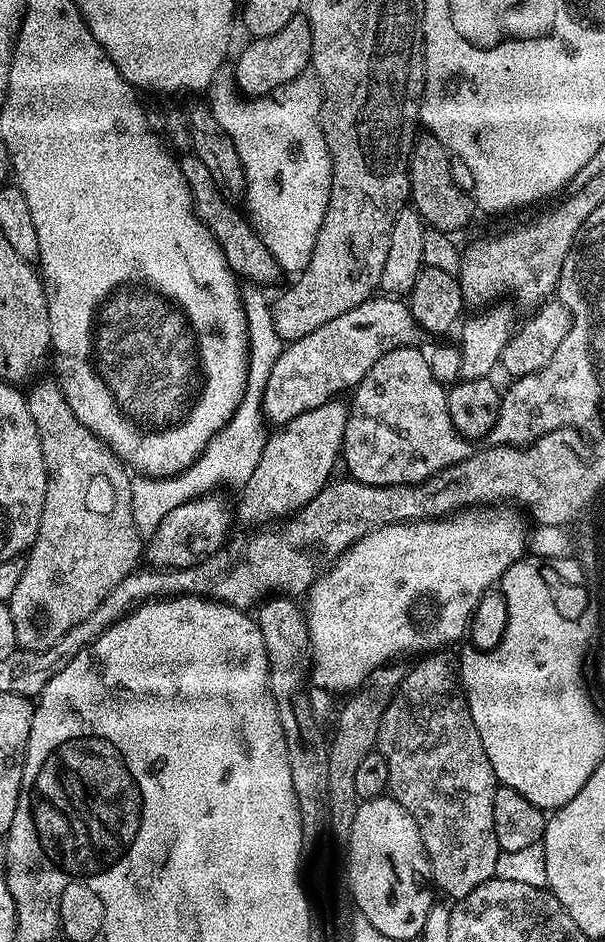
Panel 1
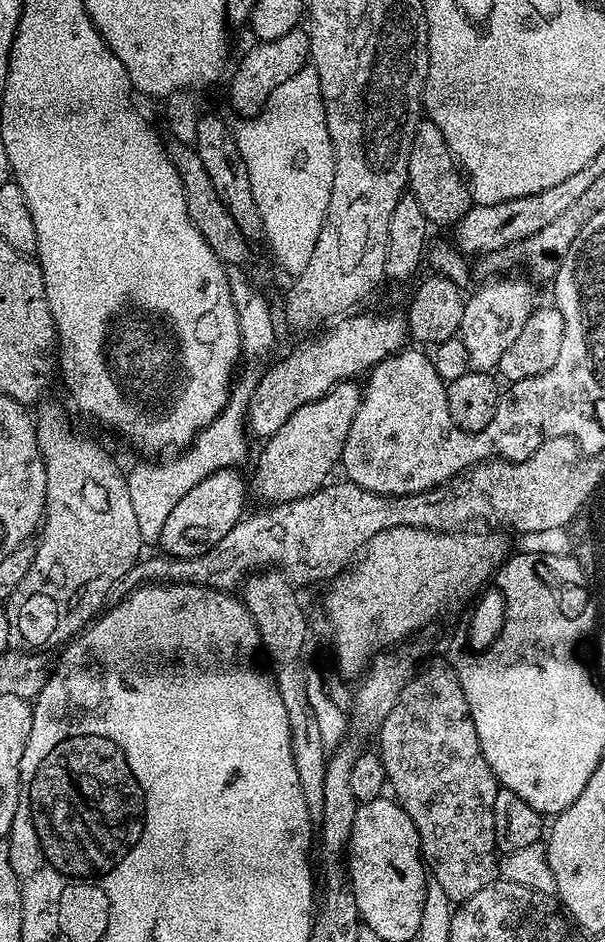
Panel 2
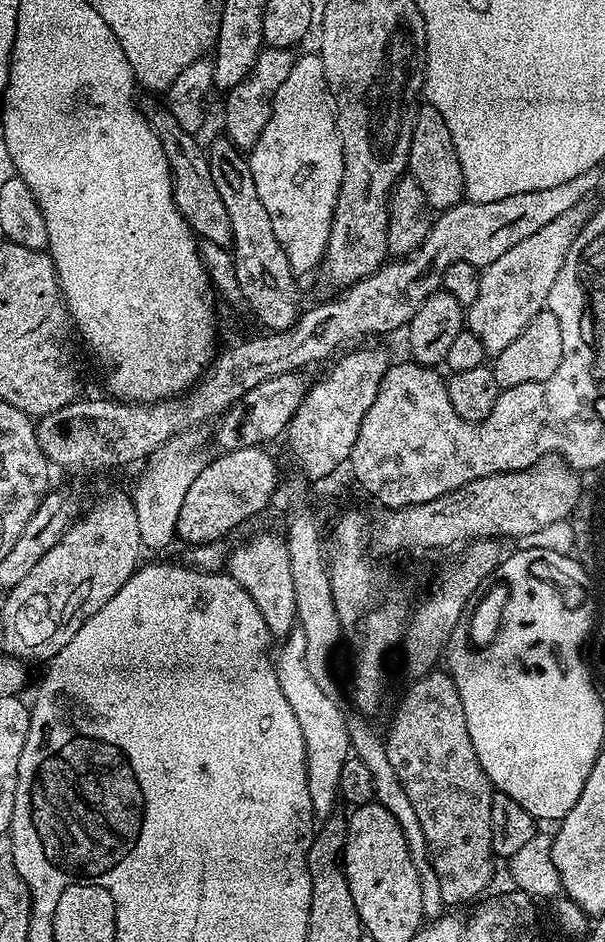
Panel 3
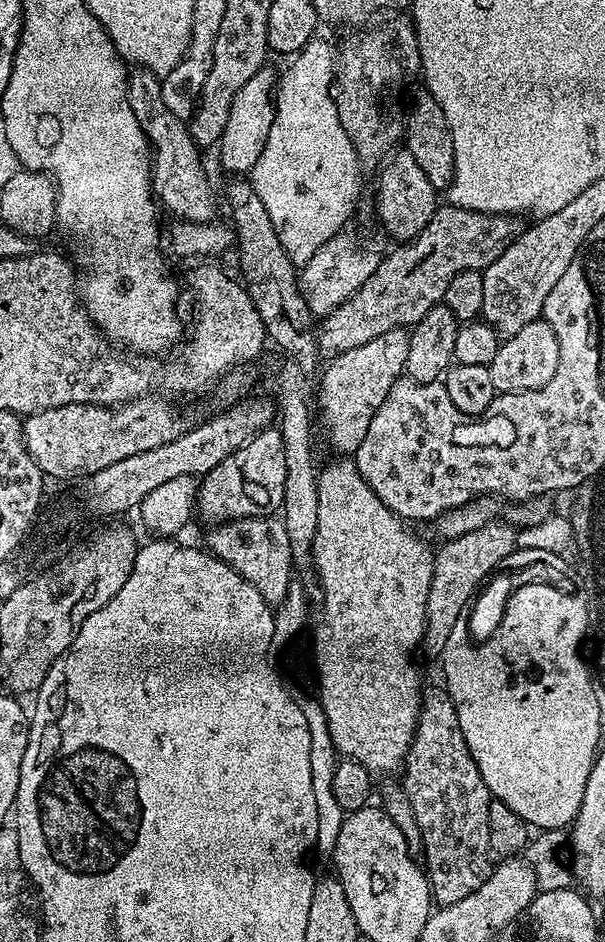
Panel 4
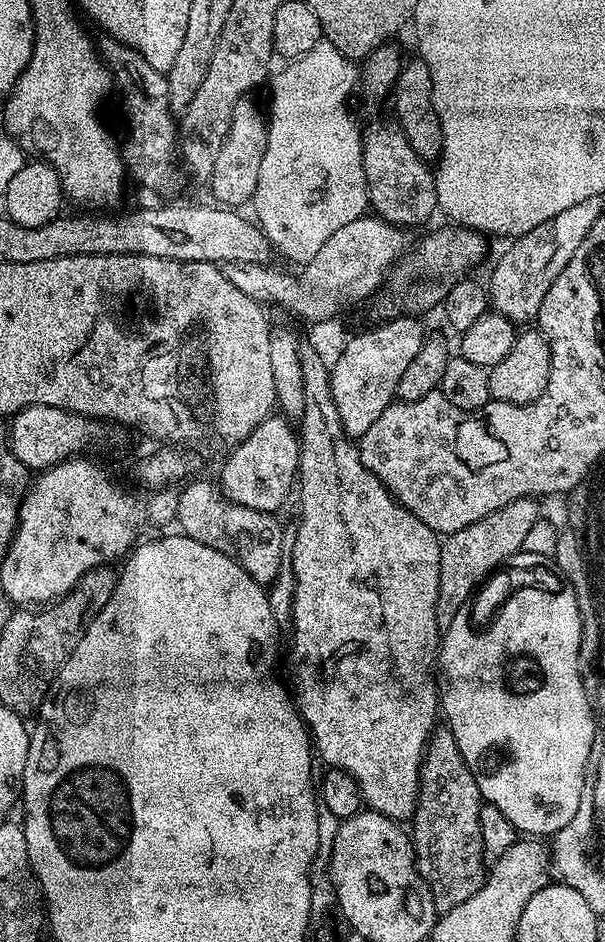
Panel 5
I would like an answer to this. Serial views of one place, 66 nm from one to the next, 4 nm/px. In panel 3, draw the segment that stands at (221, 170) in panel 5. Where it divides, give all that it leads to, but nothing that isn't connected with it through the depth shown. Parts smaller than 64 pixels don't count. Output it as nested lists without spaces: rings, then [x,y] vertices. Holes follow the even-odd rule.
[[[265,47],[258,54],[258,58],[254,62],[254,66],[246,74],[246,78],[242,78],[242,82],[238,82],[238,86],[227,89],[224,100],[224,128],[229,140],[241,150],[250,150],[253,148],[260,137],[260,131],[266,126],[266,122],[272,113],[272,99],[278,90],[278,86],[282,86],[282,82],[286,82],[286,78],[290,78],[290,70],[294,63],[293,53],[286,48],[270,48]]]

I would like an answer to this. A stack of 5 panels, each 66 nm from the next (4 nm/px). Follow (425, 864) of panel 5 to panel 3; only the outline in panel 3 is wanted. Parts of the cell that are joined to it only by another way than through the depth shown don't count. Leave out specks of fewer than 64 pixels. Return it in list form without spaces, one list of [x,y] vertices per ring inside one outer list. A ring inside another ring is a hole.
[[[433,670],[426,678],[413,680],[407,685],[408,693],[400,700],[396,713],[392,716],[392,725],[388,728],[388,736],[384,740],[386,754],[390,758],[390,766],[394,766],[394,774],[398,774],[398,782],[402,782],[402,790],[406,790],[414,814],[418,814],[418,823],[422,825],[422,834],[428,843],[428,853],[432,859],[434,872],[438,876],[439,889],[442,890],[442,902],[445,906],[452,904],[468,904],[475,896],[480,896],[488,888],[492,880],[492,835],[490,834],[490,802],[494,791],[488,776],[482,770],[482,762],[478,762],[478,754],[474,754],[474,742],[470,742],[470,730],[466,730],[466,714],[462,714],[462,698],[458,698],[458,686],[454,686],[451,676],[444,670]]]

